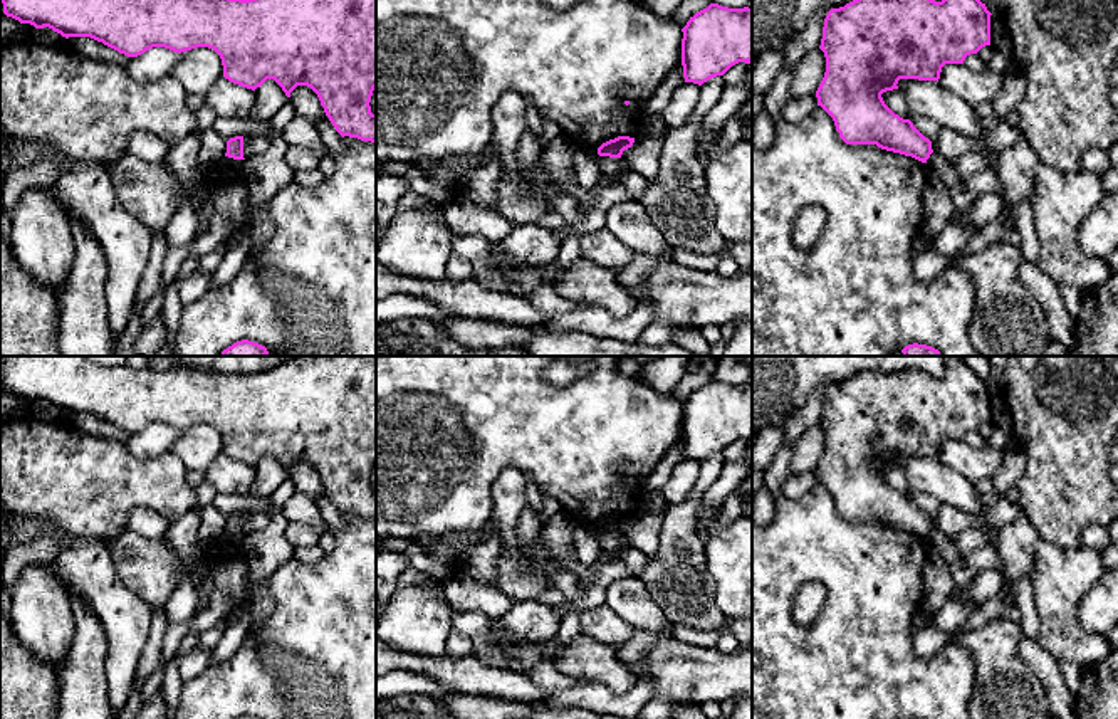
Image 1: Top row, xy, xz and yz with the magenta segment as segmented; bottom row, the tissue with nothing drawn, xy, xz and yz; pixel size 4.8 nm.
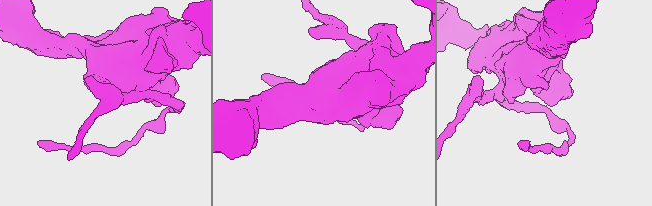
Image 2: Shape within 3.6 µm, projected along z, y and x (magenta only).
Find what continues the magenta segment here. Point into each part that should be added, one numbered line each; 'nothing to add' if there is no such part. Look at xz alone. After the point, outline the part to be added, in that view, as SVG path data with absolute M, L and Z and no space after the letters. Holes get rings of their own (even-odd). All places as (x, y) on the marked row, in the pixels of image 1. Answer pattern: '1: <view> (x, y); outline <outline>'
nothing to add

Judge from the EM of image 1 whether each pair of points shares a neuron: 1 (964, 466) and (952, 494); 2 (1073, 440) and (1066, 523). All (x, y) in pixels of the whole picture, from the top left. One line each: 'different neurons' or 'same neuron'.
1: different neurons
2: same neuron

